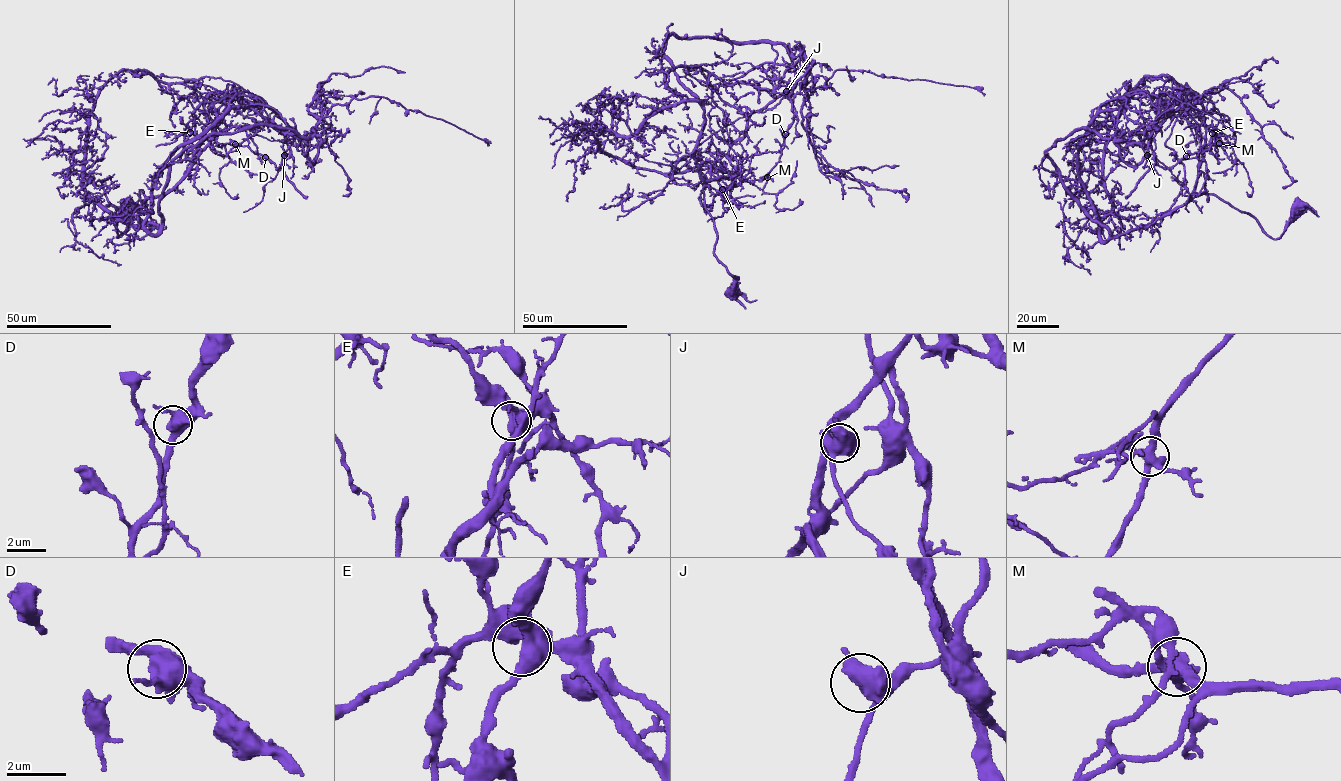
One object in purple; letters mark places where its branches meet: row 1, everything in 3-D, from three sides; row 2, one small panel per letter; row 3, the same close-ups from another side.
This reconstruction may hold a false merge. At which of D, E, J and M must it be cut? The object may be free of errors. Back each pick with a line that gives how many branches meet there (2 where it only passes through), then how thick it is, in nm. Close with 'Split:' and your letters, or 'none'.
M: 4 branches meet; 480 nm thick
Split: M

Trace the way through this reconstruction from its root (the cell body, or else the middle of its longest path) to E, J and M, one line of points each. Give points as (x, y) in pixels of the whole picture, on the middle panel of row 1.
E: (732, 289), (736, 278), (714, 253), (717, 235), (703, 189), (705, 182), (734, 176), (734, 182), (722, 189)
J: (732, 289), (736, 278), (714, 253), (704, 183), (739, 175), (744, 158), (781, 150), (794, 114), (786, 91)
M: (732, 289), (736, 278), (714, 253), (717, 235), (704, 203), (704, 183), (732, 176), (739, 185), (767, 177)

